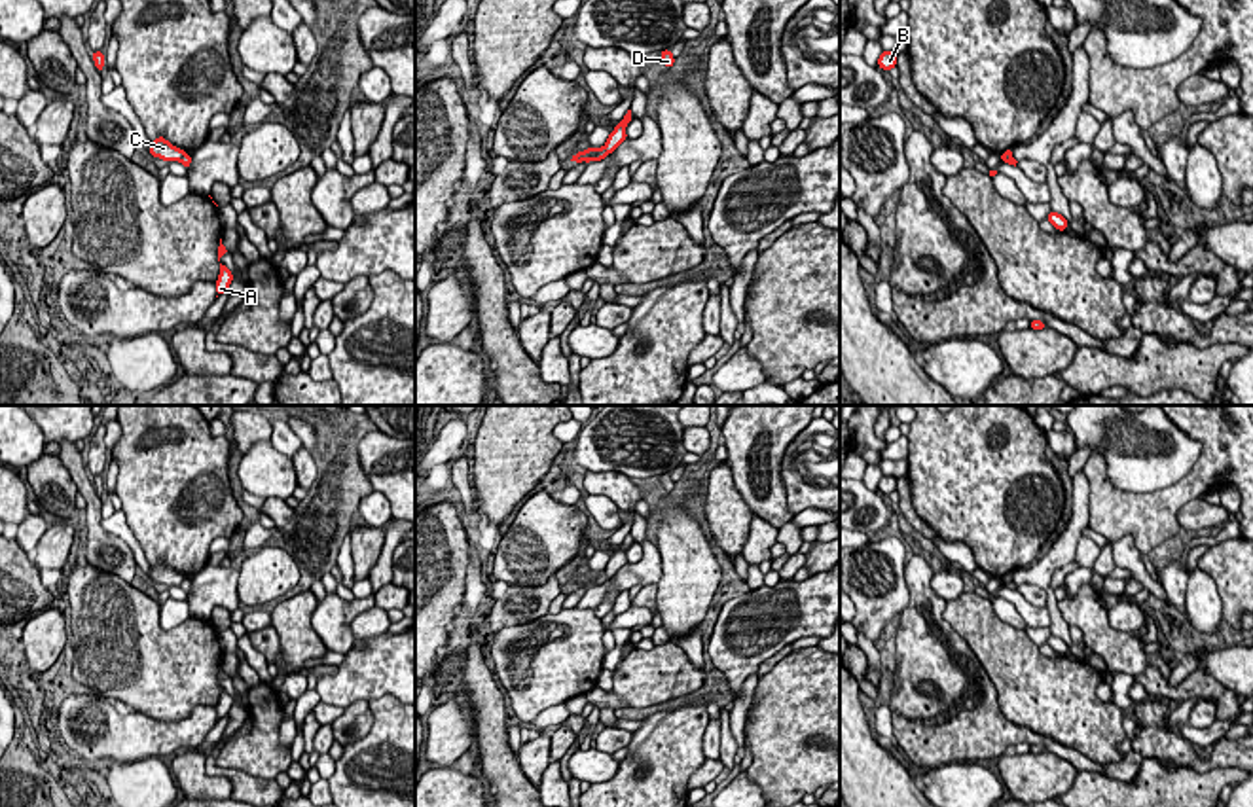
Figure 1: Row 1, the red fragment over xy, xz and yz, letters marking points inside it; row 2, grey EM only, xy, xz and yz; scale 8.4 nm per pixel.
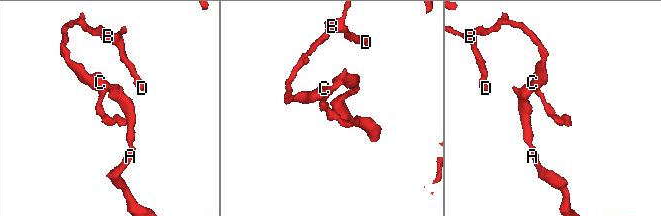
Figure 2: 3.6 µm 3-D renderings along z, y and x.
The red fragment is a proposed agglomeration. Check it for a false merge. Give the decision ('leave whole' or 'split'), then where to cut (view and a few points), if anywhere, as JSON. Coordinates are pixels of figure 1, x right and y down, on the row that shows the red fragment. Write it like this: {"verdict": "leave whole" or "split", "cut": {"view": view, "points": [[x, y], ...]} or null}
{"verdict": "split", "cut": {"view": "xz", "points": [[605, 148], [592, 160]]}}

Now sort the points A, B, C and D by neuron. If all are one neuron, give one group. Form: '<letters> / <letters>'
A / B C D

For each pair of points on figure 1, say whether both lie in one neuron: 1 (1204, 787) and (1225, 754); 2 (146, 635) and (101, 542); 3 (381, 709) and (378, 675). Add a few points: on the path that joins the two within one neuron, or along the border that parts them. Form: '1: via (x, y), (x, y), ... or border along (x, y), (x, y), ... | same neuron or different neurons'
1: border along (1233, 766), (1204, 771), (1170, 768) | different neurons
2: border along (86, 561), (118, 574), (129, 584) | different neurons
3: border along (395, 696), (380, 696), (368, 701) | different neurons

